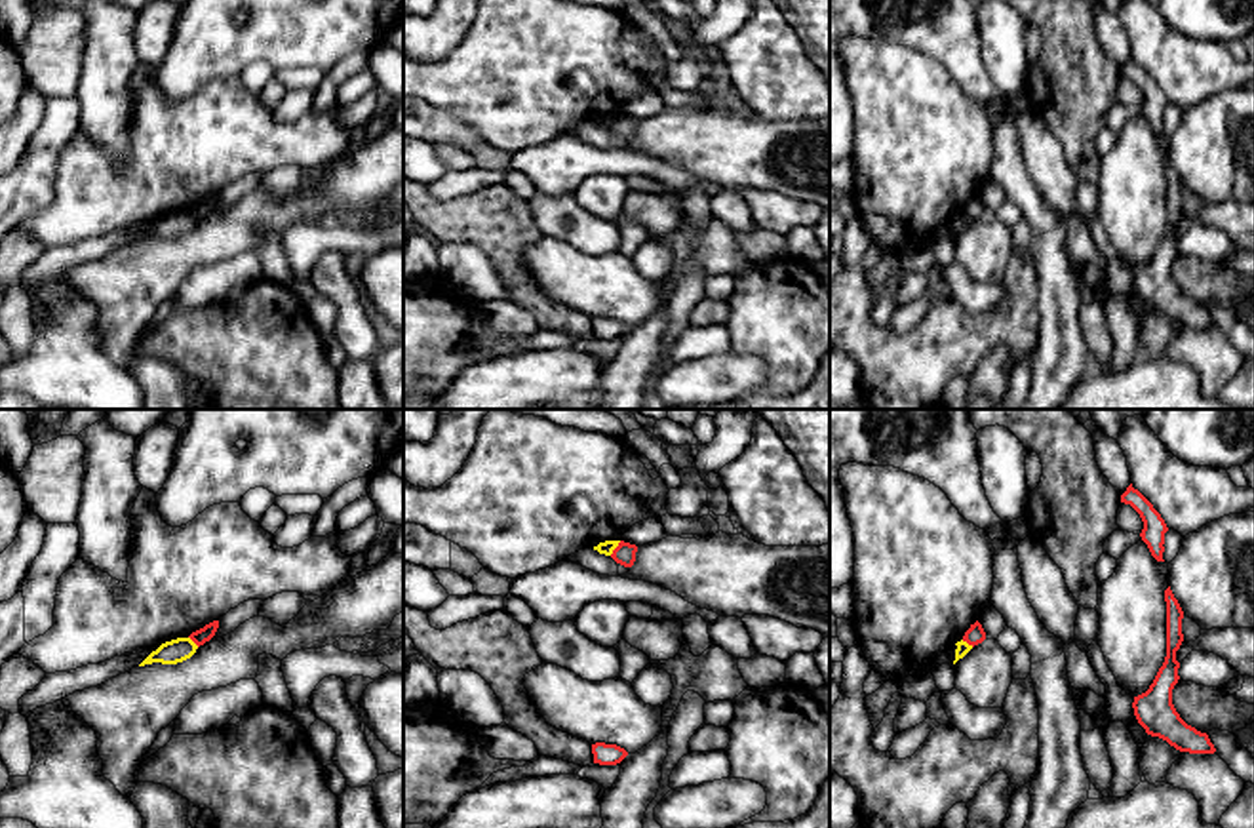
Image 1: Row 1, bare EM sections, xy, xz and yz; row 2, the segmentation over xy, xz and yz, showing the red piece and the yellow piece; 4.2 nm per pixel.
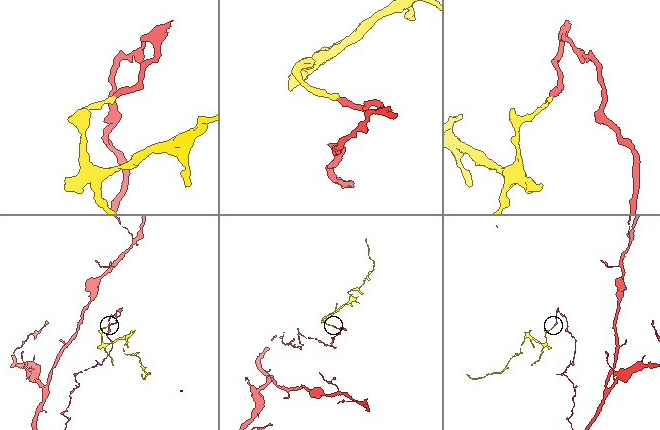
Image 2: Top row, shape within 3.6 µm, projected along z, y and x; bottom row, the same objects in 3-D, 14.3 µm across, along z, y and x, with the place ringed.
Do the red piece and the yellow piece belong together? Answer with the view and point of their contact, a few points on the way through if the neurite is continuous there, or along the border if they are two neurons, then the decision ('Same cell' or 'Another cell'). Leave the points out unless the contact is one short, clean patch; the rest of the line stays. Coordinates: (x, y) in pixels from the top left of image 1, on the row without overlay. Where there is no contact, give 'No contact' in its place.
Touches red at xz (615, 122). Boundary: xz (621, 115), (609, 128). Another cell

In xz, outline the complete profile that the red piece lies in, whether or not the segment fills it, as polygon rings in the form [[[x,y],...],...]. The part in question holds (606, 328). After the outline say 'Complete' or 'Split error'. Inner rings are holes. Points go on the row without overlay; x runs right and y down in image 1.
[[[596,316],[592,318],[594,337],[599,339],[617,339],[628,325],[617,318]]]. Complete

